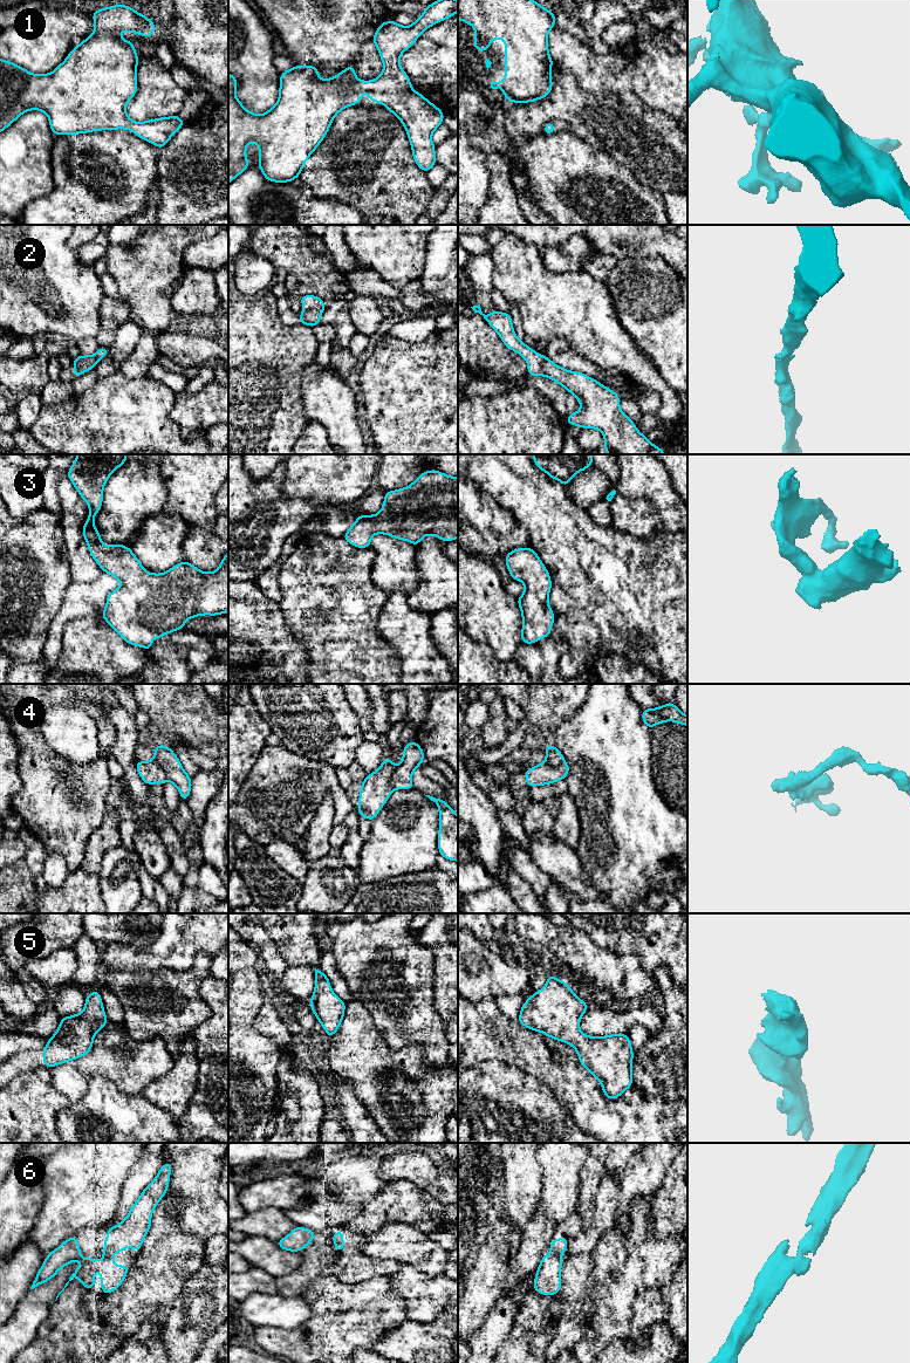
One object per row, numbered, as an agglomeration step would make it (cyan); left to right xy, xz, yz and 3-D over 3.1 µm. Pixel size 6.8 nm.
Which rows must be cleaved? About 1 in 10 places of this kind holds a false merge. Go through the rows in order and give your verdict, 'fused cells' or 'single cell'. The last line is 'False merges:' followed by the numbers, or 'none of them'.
1: single cell
2: single cell
3: single cell
4: fused cells
5: single cell
6: single cell
False merges: 4

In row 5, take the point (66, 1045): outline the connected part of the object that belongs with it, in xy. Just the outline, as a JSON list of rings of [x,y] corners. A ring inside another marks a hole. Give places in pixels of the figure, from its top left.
[[[93,991],[85,995],[85,1007],[81,1013],[61,1019],[57,1032],[43,1048],[43,1066],[52,1068],[87,1055],[94,1036],[107,1023],[101,994]]]

